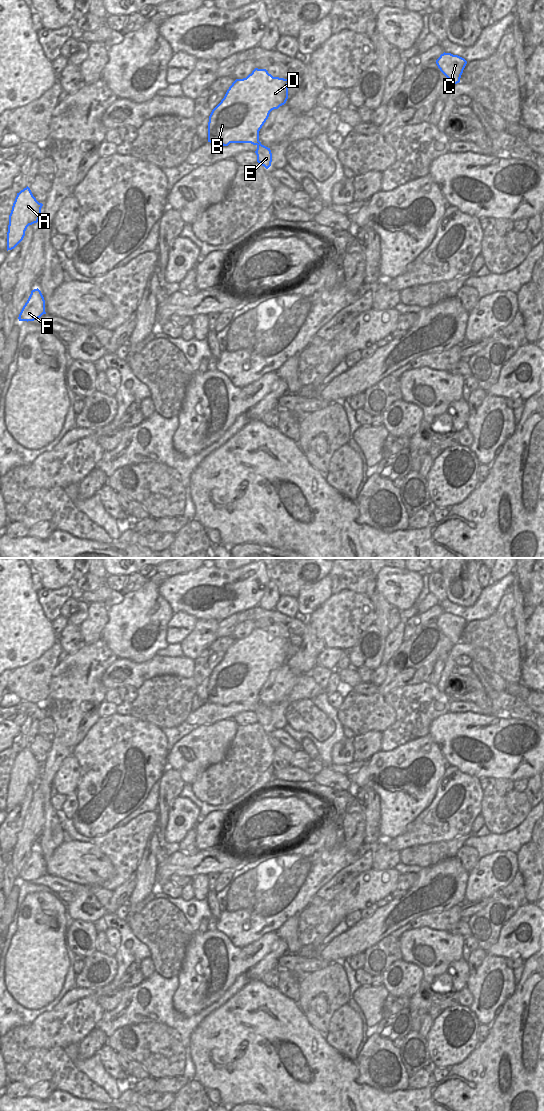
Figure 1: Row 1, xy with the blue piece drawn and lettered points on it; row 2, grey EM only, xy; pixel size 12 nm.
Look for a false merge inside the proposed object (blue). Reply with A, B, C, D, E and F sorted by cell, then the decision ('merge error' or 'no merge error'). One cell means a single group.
A B C D E F; no merge error

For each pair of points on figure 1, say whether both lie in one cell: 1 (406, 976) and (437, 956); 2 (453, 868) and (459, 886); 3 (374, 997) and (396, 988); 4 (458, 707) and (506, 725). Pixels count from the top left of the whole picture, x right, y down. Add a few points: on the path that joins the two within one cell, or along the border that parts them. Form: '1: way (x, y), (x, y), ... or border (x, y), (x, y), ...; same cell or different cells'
1: border (401, 959), (415, 963), (422, 970), (424, 979); different cells
2: way (453, 872), (458, 882); same cell
3: border (383, 985), (389, 994); different cells
4: border (451, 713), (471, 711), (491, 715); different cells

